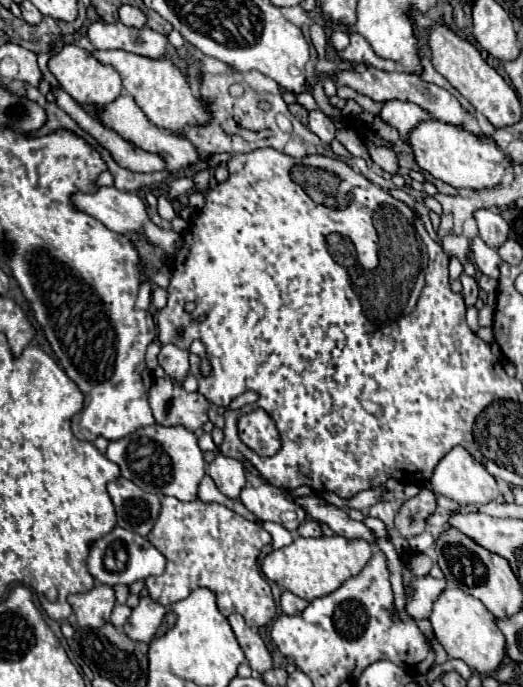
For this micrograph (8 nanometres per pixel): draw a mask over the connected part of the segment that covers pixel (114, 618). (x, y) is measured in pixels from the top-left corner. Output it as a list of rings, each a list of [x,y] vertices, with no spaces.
[[[117,604],[115,608],[113,608],[113,612],[111,612],[111,624],[115,624],[115,628],[123,628],[123,624],[125,624],[125,620],[129,618],[129,614],[131,614],[131,608],[129,606],[125,606],[125,604]]]

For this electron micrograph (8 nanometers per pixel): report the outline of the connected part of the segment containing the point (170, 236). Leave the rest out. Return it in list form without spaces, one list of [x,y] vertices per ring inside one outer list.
[[[113,186],[113,188],[99,188],[99,192],[97,192],[95,196],[93,196],[93,194],[75,194],[75,196],[73,196],[73,204],[75,204],[79,210],[83,210],[83,212],[87,212],[89,216],[93,216],[93,218],[97,218],[99,222],[103,222],[103,224],[105,224],[109,230],[113,230],[113,232],[129,234],[129,232],[139,232],[139,230],[141,230],[151,244],[163,248],[163,250],[165,250],[167,254],[171,254],[171,256],[173,256],[173,254],[177,252],[177,248],[183,244],[181,234],[173,232],[171,228],[169,228],[169,230],[157,228],[157,226],[149,220],[147,212],[145,212],[145,204],[143,204],[141,198],[139,198],[137,194],[133,194],[133,192],[117,190],[115,186]]]

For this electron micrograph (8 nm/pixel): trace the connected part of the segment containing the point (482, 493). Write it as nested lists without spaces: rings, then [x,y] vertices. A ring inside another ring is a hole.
[[[455,446],[451,452],[447,452],[439,460],[439,464],[433,470],[431,480],[427,480],[427,486],[433,492],[443,494],[443,496],[447,496],[459,504],[485,504],[485,502],[499,498],[499,488],[497,488],[495,478],[463,446]]]

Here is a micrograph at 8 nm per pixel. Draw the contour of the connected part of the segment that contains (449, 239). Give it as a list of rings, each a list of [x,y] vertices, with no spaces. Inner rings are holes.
[[[445,236],[443,238],[443,250],[449,254],[449,256],[457,256],[461,262],[463,262],[463,272],[469,274],[469,276],[475,276],[475,266],[469,258],[471,250],[469,250],[469,240],[465,236]]]

